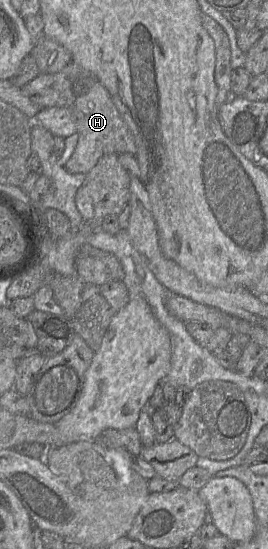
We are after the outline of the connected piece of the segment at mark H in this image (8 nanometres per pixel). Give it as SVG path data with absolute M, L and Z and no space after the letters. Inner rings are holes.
M70 62L58 73L40 73L21 89L41 109L64 107L71 110L79 139L72 156L66 163L66 170L69 173L87 174L106 154L136 155L137 145L134 136L113 103L109 92L94 75L78 64Z

